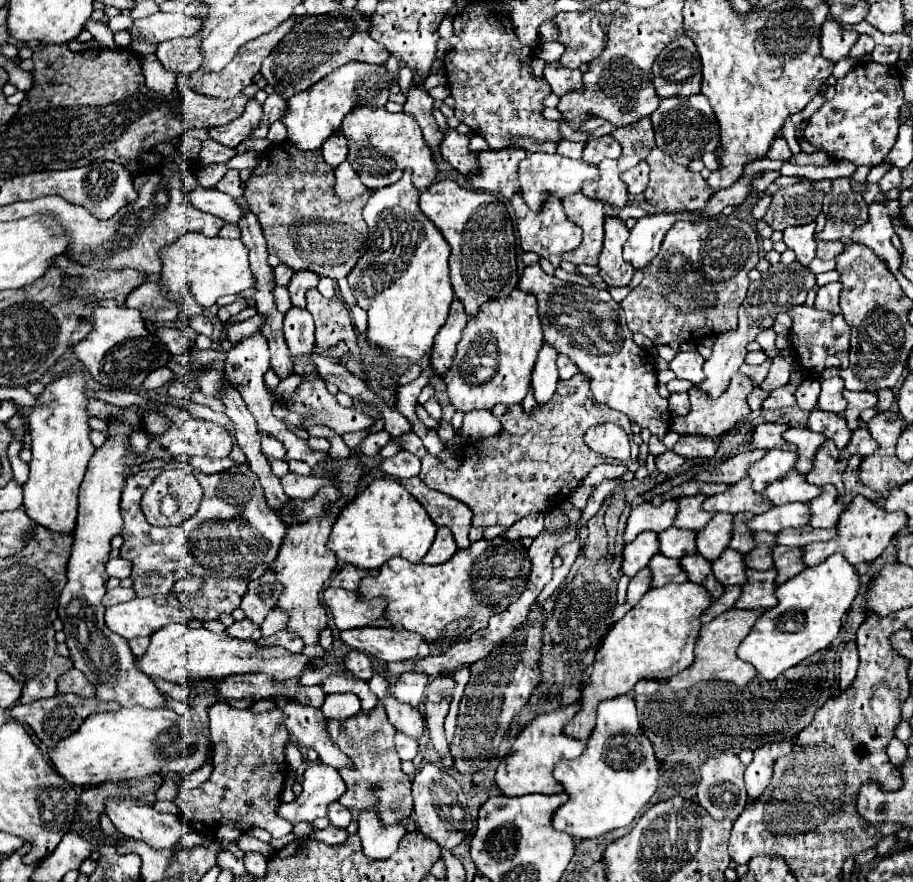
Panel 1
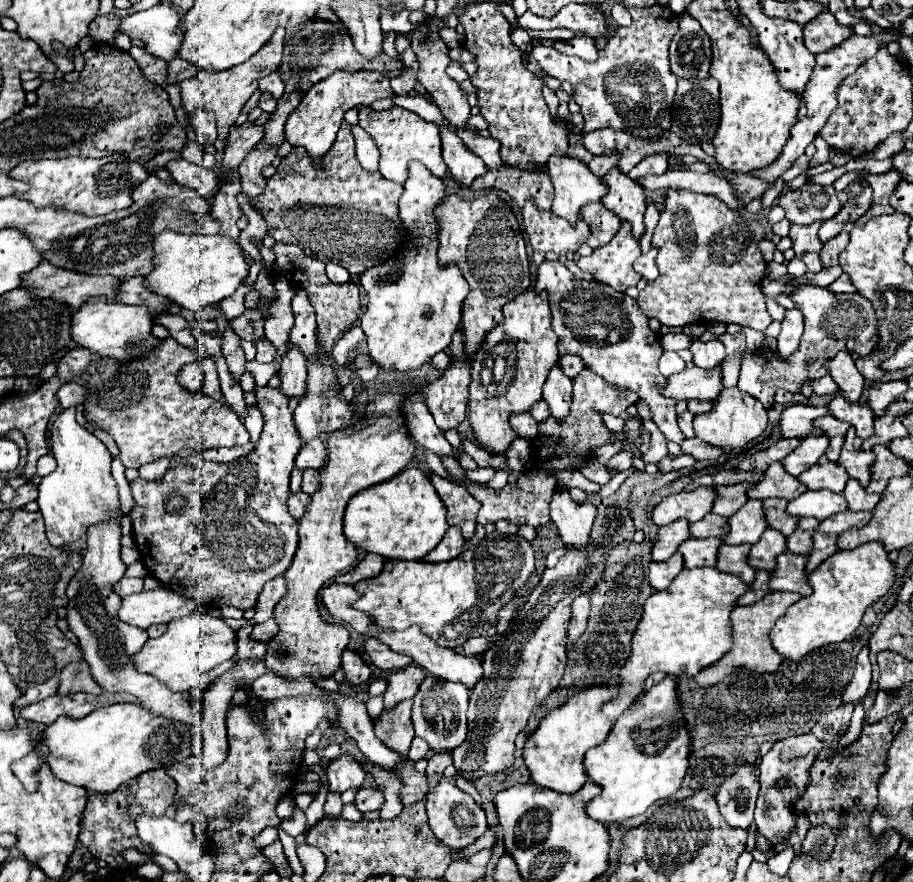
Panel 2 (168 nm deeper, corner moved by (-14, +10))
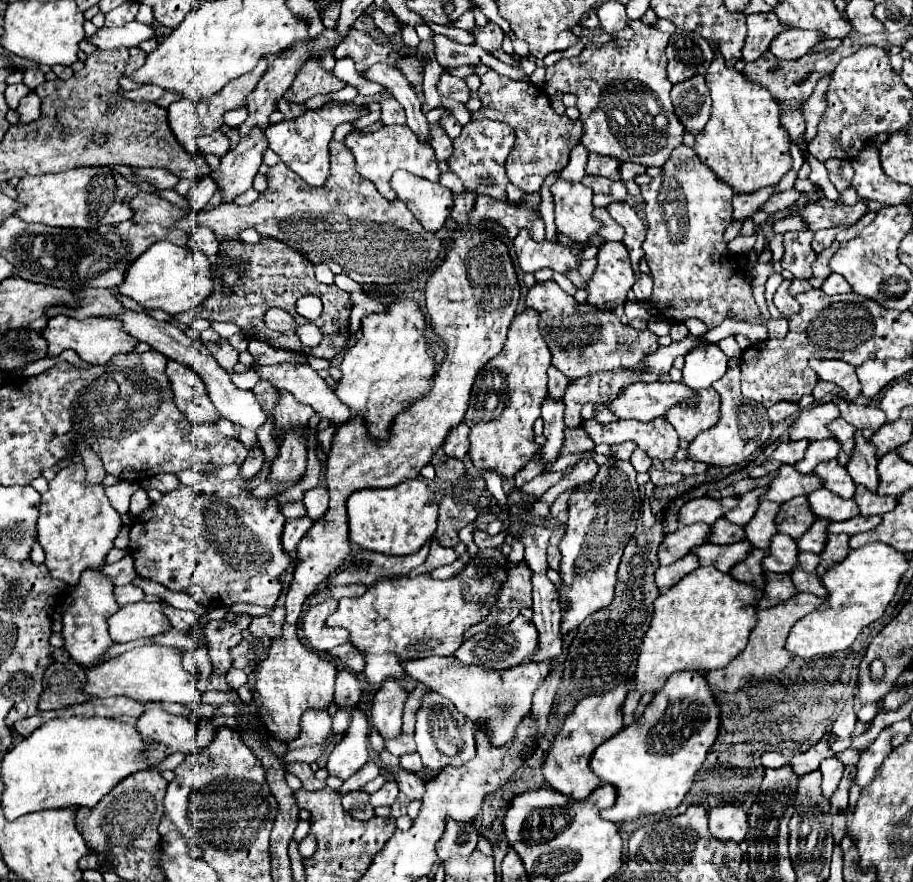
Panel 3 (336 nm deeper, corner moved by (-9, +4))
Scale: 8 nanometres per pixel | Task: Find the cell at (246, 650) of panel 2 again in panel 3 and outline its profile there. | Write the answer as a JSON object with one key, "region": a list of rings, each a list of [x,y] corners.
{"region":[[[247,666],[247,668],[231,668],[229,672],[227,672],[227,682],[229,682],[229,686],[231,688],[239,688],[239,686],[243,686],[245,682],[247,682],[247,676],[251,674],[255,670],[255,666]]]}

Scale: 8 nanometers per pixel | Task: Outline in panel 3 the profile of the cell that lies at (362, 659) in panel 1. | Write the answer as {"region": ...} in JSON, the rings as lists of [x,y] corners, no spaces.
{"region":[[[339,670],[335,678],[335,702],[339,708],[349,708],[357,706],[361,700],[361,684],[355,672],[351,670]]]}

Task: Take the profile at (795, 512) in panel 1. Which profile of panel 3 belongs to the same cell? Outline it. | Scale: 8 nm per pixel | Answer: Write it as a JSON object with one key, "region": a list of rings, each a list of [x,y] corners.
{"region":[[[819,488],[809,494],[809,506],[815,518],[827,518],[831,522],[849,520],[859,514],[859,508],[853,500],[843,500],[825,488]]]}

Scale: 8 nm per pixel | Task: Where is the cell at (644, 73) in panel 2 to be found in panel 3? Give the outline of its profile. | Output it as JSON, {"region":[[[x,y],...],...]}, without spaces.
{"region":[[[631,20],[629,22],[635,36],[631,40],[609,40],[609,42],[587,42],[583,52],[579,56],[562,59],[547,68],[545,74],[545,92],[547,94],[559,94],[559,92],[571,92],[577,96],[577,108],[581,112],[583,122],[583,136],[581,144],[589,152],[605,154],[611,158],[617,158],[621,162],[643,162],[647,166],[663,166],[667,162],[669,154],[683,142],[683,126],[677,120],[669,90],[671,82],[667,78],[665,66],[667,56],[665,48],[669,42],[669,34],[657,30],[655,26],[645,24],[643,20]]]}

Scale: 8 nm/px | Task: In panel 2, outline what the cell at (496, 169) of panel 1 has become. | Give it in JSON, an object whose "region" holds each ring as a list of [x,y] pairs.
{"region":[[[504,168],[500,170],[488,170],[480,180],[474,180],[472,184],[474,190],[504,190],[510,194],[510,198],[522,208],[526,200],[536,202],[538,210],[550,210],[552,206],[552,182],[544,172],[524,172],[522,168]]]}

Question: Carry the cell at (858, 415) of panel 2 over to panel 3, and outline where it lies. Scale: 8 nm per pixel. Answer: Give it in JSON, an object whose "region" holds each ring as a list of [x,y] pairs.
{"region":[[[833,396],[833,402],[839,406],[841,418],[853,424],[867,440],[873,436],[873,432],[879,426],[885,424],[885,414],[877,406],[859,406],[843,400],[841,396]]]}

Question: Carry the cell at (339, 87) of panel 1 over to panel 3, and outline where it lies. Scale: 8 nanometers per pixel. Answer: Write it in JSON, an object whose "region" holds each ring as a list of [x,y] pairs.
{"region":[[[323,104],[317,110],[305,110],[301,116],[293,120],[283,120],[279,124],[273,124],[265,130],[269,148],[281,156],[281,160],[295,170],[307,184],[311,186],[323,186],[323,182],[329,176],[329,142],[333,138],[333,130],[341,122],[349,122],[355,118],[361,118],[369,114],[369,108],[355,106],[355,104]]]}

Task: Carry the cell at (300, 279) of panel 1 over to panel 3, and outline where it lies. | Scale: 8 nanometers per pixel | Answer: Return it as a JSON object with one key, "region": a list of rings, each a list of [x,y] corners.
{"region":[[[282,363],[278,365],[259,366],[253,364],[251,367],[261,378],[275,384],[279,390],[291,392],[297,400],[313,406],[313,410],[329,418],[331,422],[347,422],[353,414],[335,398],[333,388],[307,364],[297,365]]]}

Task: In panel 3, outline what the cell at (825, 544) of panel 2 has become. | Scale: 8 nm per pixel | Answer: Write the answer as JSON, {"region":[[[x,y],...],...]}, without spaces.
{"region":[[[831,534],[827,538],[827,546],[825,546],[825,550],[821,554],[821,562],[819,562],[819,576],[823,576],[833,562],[839,562],[849,554],[847,542],[849,542],[847,534]]]}

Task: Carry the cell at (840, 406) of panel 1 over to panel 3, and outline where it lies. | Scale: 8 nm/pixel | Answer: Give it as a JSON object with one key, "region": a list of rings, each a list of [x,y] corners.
{"region":[[[811,360],[809,366],[817,372],[821,380],[835,382],[841,390],[847,392],[847,400],[853,400],[861,392],[859,378],[855,374],[855,366],[843,360]]]}

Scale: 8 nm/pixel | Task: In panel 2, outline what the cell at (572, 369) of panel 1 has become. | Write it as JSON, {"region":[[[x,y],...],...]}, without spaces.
{"region":[[[562,354],[558,362],[560,362],[560,364],[558,364],[560,370],[562,370],[568,378],[576,378],[578,372],[584,368],[582,358],[578,358],[578,356],[574,356],[574,354]]]}

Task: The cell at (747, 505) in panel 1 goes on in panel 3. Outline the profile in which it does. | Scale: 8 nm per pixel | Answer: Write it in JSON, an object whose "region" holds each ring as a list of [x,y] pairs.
{"region":[[[783,464],[779,468],[777,476],[773,478],[773,482],[769,484],[765,500],[783,504],[795,496],[805,496],[805,494],[811,494],[819,488],[821,488],[819,478],[815,478],[813,474],[799,474],[793,466]]]}

